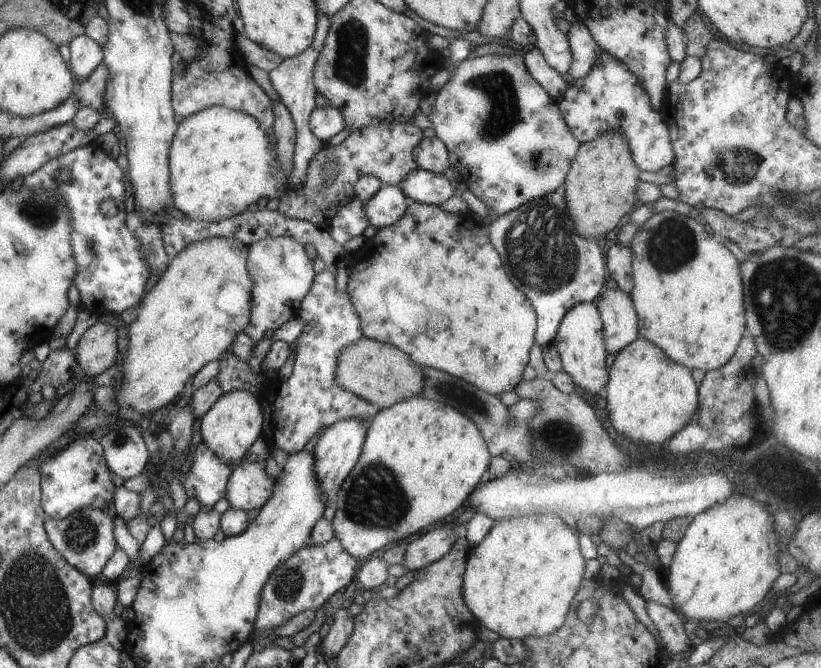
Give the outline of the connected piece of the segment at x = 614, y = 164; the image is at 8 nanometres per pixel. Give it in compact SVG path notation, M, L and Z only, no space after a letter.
M620 130L604 131L592 141L579 145L562 184L566 209L579 236L603 238L617 226L619 218L635 208L639 172Z

